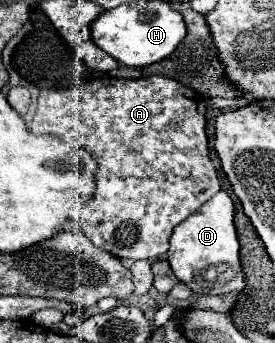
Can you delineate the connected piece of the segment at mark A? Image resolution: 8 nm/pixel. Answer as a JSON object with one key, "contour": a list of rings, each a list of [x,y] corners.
{"contour":[[[101,76],[81,86],[63,90],[41,90],[35,118],[29,126],[33,134],[57,136],[59,140],[77,140],[81,148],[97,160],[95,194],[87,204],[75,206],[67,222],[69,228],[81,228],[99,248],[125,260],[157,260],[169,248],[169,236],[177,224],[199,210],[217,190],[219,178],[209,156],[205,132],[205,100],[199,92],[167,76],[149,76],[137,80]]]}

